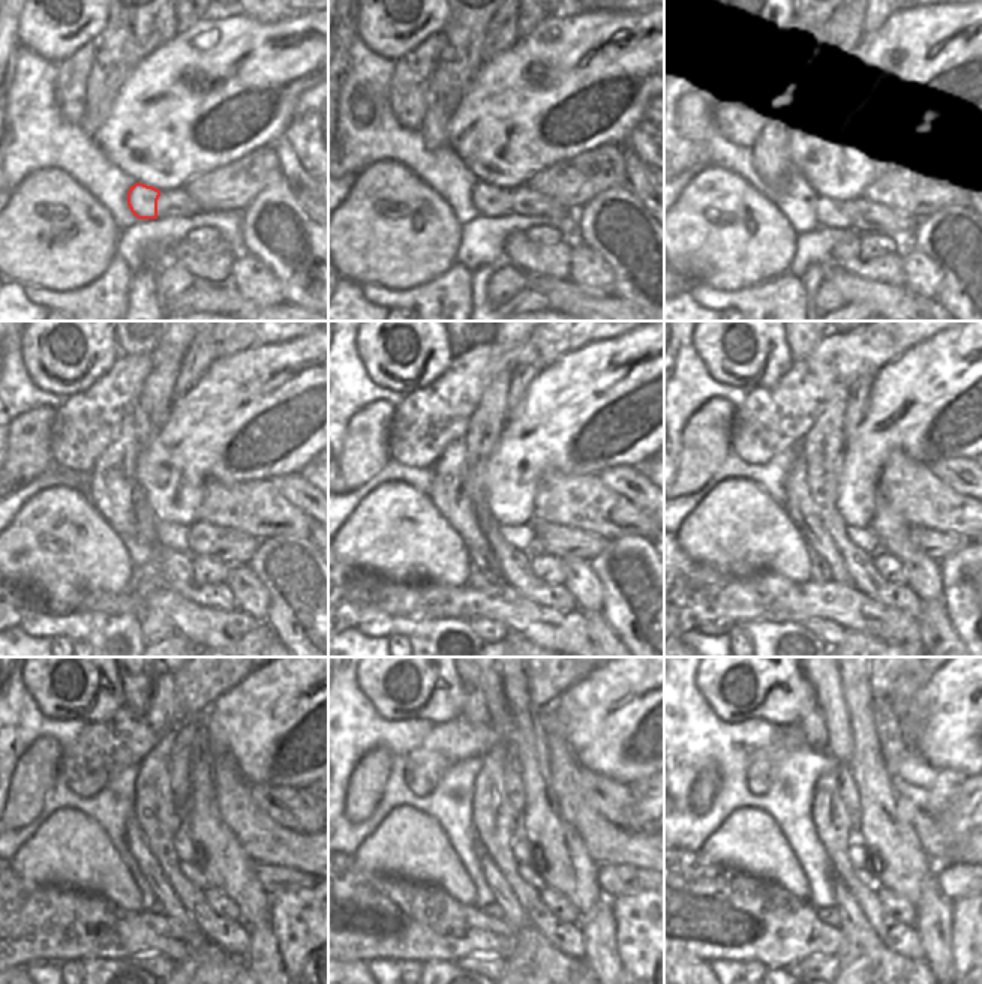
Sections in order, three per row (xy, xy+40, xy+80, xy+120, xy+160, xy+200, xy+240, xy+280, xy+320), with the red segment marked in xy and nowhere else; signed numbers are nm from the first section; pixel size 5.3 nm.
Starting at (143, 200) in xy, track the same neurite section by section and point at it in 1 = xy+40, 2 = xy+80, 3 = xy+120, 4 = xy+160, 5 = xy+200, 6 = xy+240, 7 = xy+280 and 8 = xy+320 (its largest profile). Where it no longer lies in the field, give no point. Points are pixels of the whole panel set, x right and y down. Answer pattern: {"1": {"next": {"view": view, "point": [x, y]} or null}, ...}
{"1": {"next": {"view": "xy+40", "point": [490, 203]}}, "2": {"next": {"view": "xy+80", "point": [834, 213]}}, "3": {"next": {"view": "xy+120", "point": [173, 536]}}, "4": {"next": {"view": "xy+160", "point": [522, 537]}}, "5": {"next": {"view": "xy+200", "point": [861, 537]}}, "6": {"next": {"view": "xy+240", "point": [191, 872]}}, "7": {"next": {"view": "xy+280", "point": [526, 872]}}, "8": {"next": {"view": "xy+320", "point": [862, 873]}}}

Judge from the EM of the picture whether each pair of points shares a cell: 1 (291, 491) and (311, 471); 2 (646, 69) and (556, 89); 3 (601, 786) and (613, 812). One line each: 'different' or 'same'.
1: different
2: same
3: same

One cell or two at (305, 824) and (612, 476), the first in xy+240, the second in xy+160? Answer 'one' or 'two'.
one

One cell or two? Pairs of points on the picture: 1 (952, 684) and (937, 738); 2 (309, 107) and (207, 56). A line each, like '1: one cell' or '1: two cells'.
1: one cell
2: two cells

